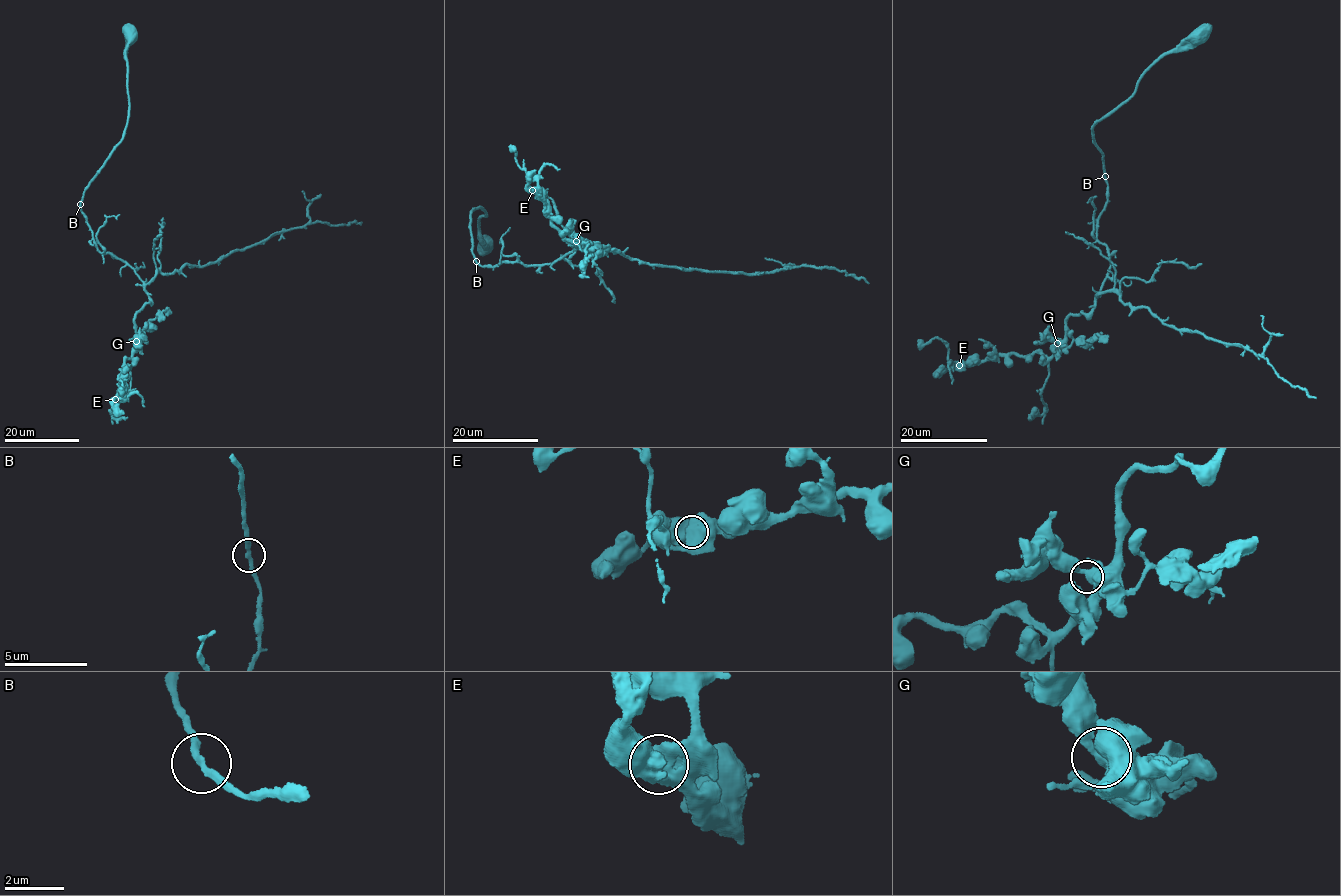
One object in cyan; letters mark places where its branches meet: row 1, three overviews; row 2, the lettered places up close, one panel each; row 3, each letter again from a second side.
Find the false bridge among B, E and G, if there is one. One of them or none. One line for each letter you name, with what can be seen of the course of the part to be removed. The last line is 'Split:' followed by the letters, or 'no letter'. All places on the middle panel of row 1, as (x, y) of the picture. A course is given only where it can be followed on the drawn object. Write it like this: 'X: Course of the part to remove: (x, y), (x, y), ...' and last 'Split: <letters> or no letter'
Split: no letter

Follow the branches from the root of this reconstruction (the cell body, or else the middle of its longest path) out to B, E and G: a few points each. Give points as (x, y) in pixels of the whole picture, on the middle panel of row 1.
B: (485, 246), (479, 237), (478, 219), (486, 217), (487, 213), (478, 207), (471, 212), (470, 226), (476, 261)
E: (485, 246), (478, 207), (472, 252), (483, 267), (550, 264), (582, 247), (532, 190)
G: (485, 246), (478, 207), (472, 252), (483, 267), (550, 264), (576, 241)

